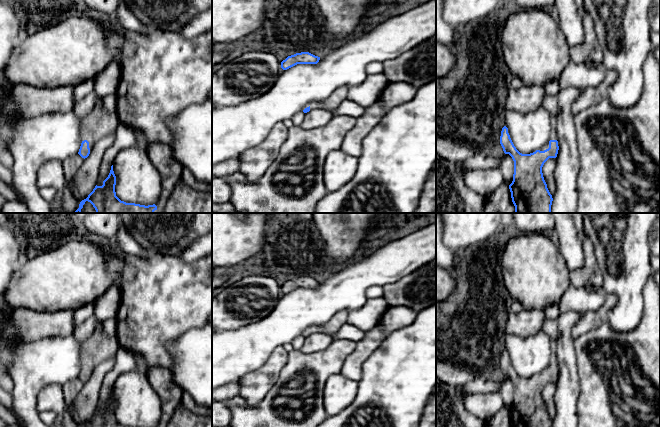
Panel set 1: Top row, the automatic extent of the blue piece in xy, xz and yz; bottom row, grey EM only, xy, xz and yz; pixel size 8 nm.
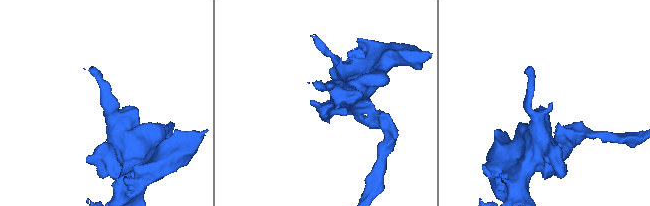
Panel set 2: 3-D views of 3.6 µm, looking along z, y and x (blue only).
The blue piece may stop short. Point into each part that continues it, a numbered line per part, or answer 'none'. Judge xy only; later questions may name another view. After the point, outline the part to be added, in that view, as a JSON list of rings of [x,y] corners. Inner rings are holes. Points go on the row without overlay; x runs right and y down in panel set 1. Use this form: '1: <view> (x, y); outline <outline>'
1: xy (99, 346); outline [[[98,320],[95,332],[81,345],[81,366],[87,364],[91,375],[101,359],[115,355],[119,348],[117,336],[105,335],[103,322]]]

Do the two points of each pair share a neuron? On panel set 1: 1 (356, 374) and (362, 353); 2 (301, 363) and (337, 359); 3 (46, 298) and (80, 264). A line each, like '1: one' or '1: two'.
1: one
2: one
3: one

